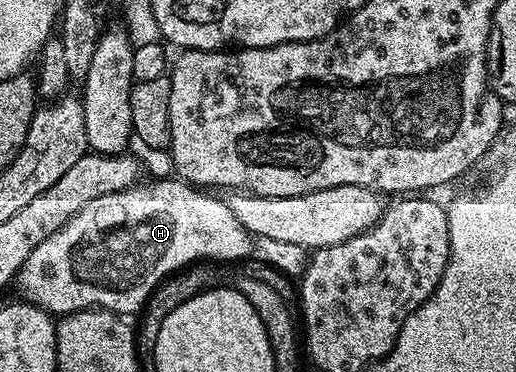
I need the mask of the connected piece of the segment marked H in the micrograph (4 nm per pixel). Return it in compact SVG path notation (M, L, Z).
M179 177L171 178L156 179L153 183L137 182L135 187L124 191L94 197L90 205L78 209L62 229L46 237L46 241L26 257L18 276L20 291L24 294L21 296L56 317L89 309L128 317L131 311L139 312L153 291L173 273L183 272L201 261L247 260L254 251L253 236L240 224L238 217L230 213L227 202L215 199L212 196L215 194L195 189Z

